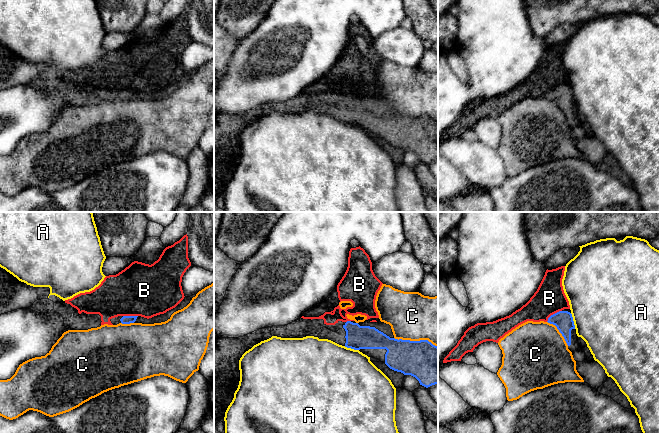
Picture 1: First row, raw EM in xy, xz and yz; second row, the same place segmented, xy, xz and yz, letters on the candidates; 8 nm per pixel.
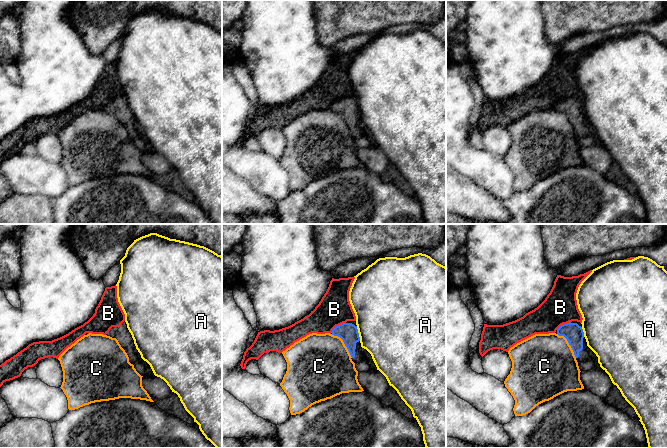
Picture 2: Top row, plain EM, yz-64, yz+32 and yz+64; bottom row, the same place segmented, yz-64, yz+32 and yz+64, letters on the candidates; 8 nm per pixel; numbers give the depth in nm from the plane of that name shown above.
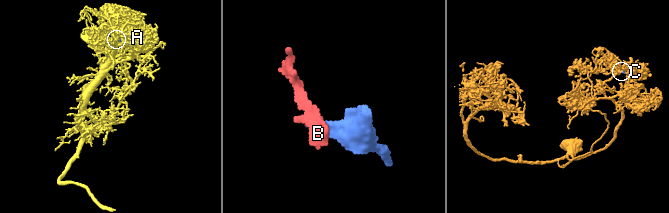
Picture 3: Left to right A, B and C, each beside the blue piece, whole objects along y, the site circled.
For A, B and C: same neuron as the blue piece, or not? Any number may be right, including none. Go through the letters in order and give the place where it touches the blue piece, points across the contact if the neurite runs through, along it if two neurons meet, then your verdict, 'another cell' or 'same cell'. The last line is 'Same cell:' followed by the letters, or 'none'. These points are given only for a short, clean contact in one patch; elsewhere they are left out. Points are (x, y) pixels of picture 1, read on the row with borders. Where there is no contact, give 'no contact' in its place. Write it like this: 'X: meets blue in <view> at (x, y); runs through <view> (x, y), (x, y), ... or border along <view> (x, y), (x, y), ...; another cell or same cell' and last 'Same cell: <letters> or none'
A: meets blue in yz at (573, 321); another cell
B: meets blue in yz at (553, 314); another cell
C: meets blue in xz at (416, 341); another cell
Same cell: none

